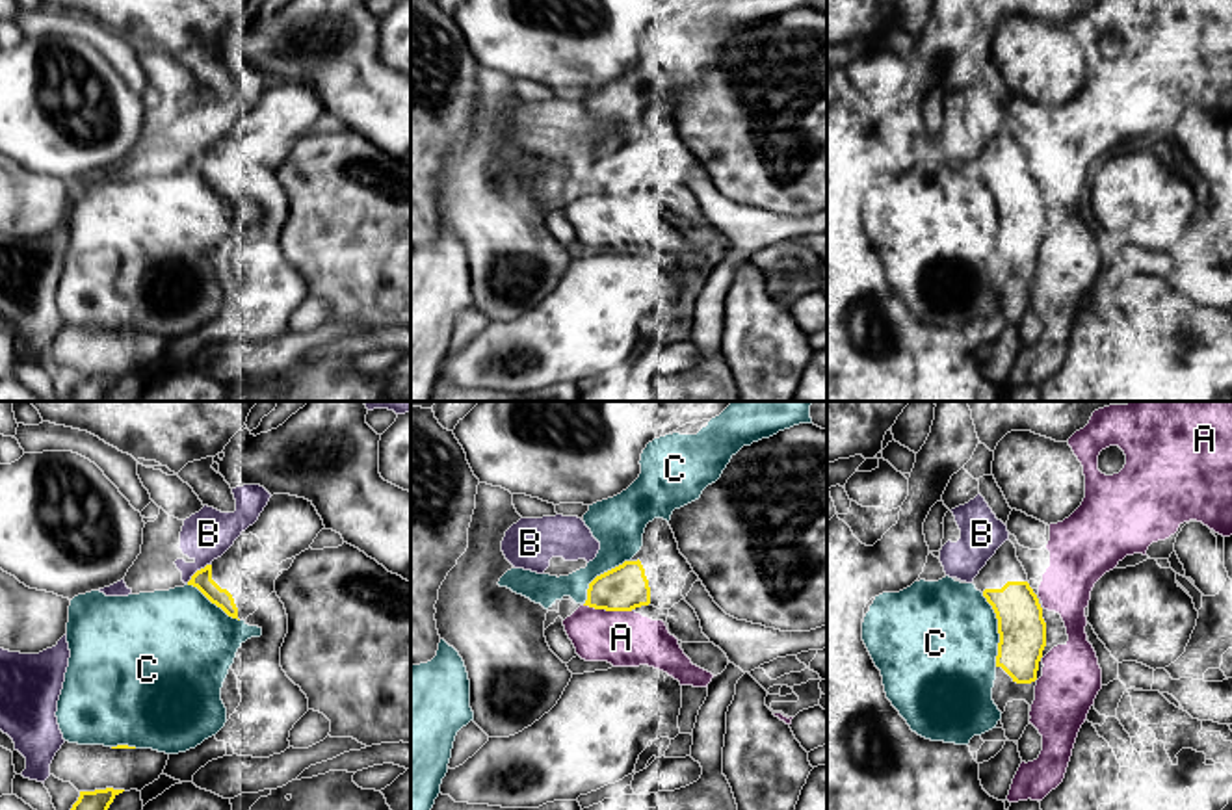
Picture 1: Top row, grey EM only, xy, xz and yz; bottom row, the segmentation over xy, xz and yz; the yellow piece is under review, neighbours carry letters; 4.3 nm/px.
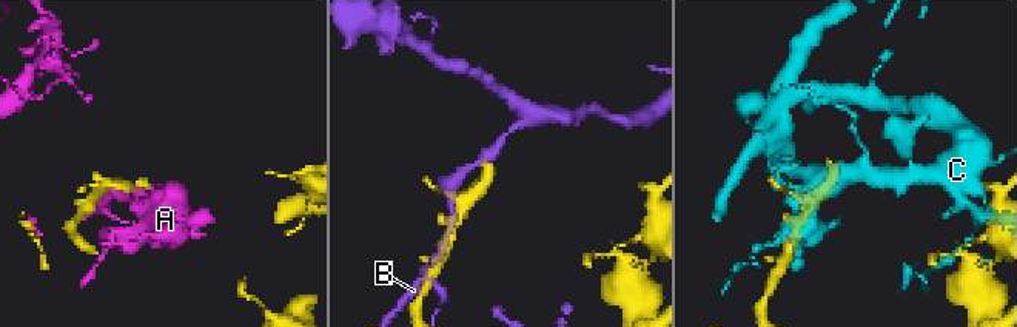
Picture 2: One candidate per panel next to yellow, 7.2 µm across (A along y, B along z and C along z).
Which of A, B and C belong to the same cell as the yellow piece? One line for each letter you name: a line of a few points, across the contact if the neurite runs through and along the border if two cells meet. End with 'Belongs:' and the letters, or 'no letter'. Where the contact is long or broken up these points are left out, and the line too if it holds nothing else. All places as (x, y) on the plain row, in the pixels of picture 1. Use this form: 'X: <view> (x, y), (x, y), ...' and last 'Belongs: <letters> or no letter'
Belongs: no letter

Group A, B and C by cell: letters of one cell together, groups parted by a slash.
A / B / C

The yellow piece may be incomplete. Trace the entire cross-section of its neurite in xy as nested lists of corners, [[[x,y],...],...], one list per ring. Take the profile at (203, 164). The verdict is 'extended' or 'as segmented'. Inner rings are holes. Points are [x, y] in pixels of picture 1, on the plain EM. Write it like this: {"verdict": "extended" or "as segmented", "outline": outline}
{"verdict": "extended", "outline": [[[273,78],[258,104],[221,141],[197,154],[188,169],[229,201],[245,204],[275,176],[279,156],[288,154],[321,113],[325,110],[312,85]]]}

